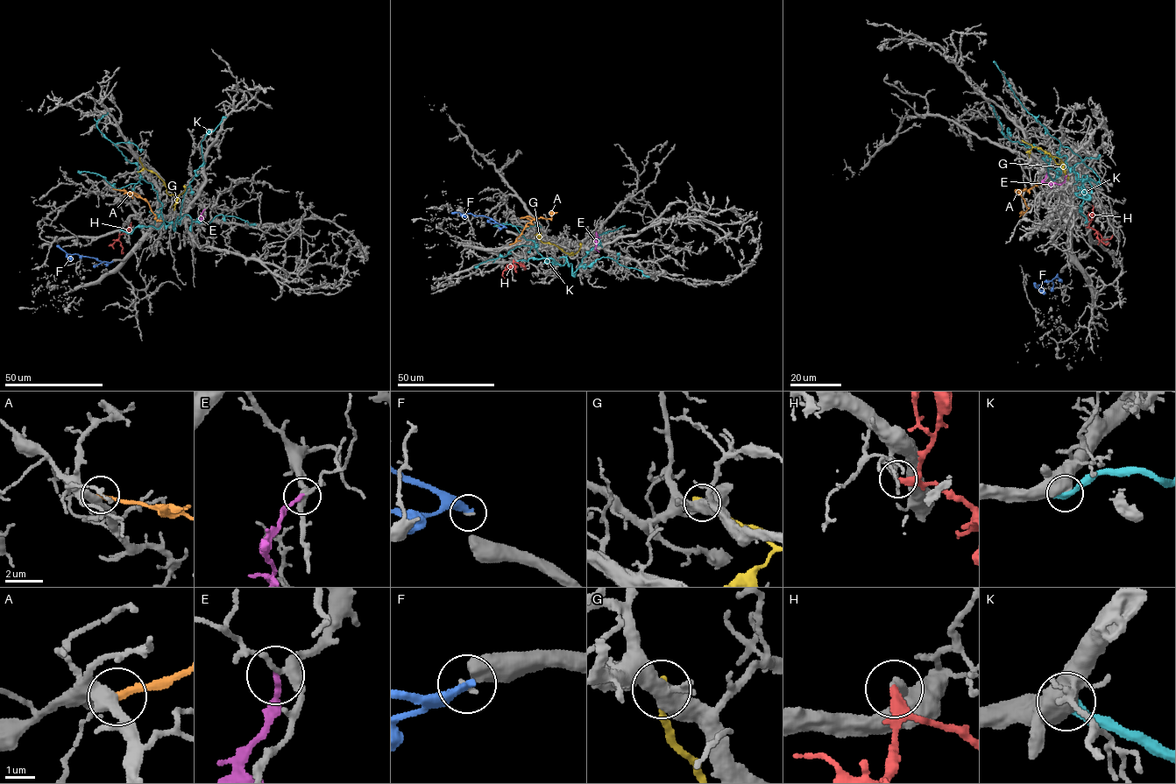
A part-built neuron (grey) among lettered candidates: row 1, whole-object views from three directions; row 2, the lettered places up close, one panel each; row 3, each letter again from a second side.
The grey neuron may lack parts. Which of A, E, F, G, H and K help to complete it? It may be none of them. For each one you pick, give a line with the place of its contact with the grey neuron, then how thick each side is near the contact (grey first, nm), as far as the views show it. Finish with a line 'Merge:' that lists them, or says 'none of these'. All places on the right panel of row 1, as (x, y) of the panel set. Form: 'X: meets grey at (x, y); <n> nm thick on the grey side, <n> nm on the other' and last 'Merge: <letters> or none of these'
H: meets grey at (1086, 227); 420 nm thick on the grey side, 360 nm on the other
Merge: H

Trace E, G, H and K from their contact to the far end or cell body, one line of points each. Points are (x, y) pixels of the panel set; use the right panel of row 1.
E: (1046, 173), (1044, 181), (1048, 183), (1060, 184), (1067, 175)
G: (1023, 141), (1050, 153), (1056, 163), (1063, 163), (1044, 151)
H: (1086, 227), (1092, 228), (1098, 234), (1097, 238), (1105, 243), (1109, 242)
K: (1087, 221), (1087, 194), (1074, 194), (1088, 199), (1083, 183), (1099, 178), (1023, 107), (993, 61)

